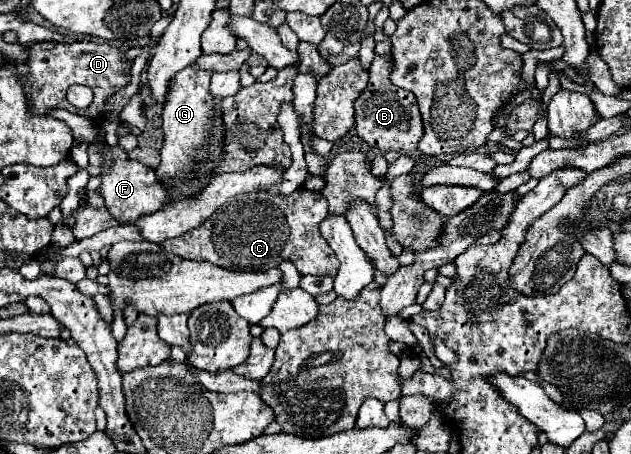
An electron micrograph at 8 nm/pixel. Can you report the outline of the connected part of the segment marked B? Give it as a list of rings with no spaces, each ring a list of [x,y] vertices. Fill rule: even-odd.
[[[376,56],[370,66],[370,80],[362,96],[356,100],[356,130],[358,136],[368,142],[370,146],[378,148],[380,152],[396,150],[396,152],[412,152],[416,150],[420,138],[422,138],[422,118],[416,104],[416,98],[412,92],[406,92],[402,88],[396,88],[390,82],[392,72],[392,60],[384,56]]]

